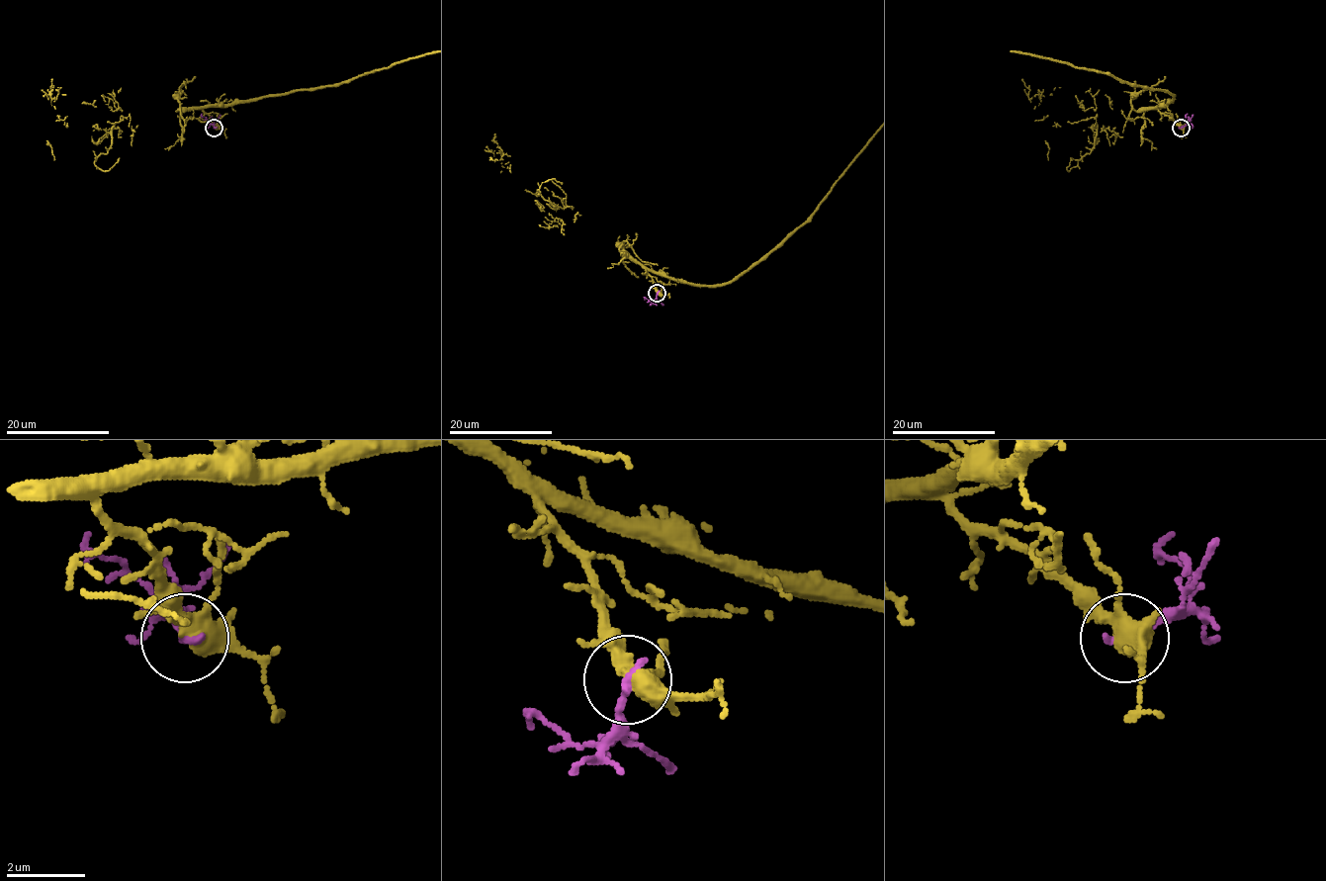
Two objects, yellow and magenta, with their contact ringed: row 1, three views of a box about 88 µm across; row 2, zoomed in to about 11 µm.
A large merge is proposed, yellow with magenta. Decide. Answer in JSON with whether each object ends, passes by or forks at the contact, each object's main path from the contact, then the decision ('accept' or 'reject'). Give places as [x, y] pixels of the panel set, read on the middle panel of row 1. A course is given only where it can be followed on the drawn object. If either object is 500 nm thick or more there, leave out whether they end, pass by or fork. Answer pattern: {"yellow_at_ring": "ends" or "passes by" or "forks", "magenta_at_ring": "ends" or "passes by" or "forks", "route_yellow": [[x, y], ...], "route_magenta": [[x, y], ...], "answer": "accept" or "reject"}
{"yellow_at_ring": "forks", "magenta_at_ring": "ends", "route_yellow": [[658, 293], [647, 270], [727, 284], [781, 245]], "route_magenta": [[658, 293], [654, 301], [645, 300]], "answer": "reject"}

